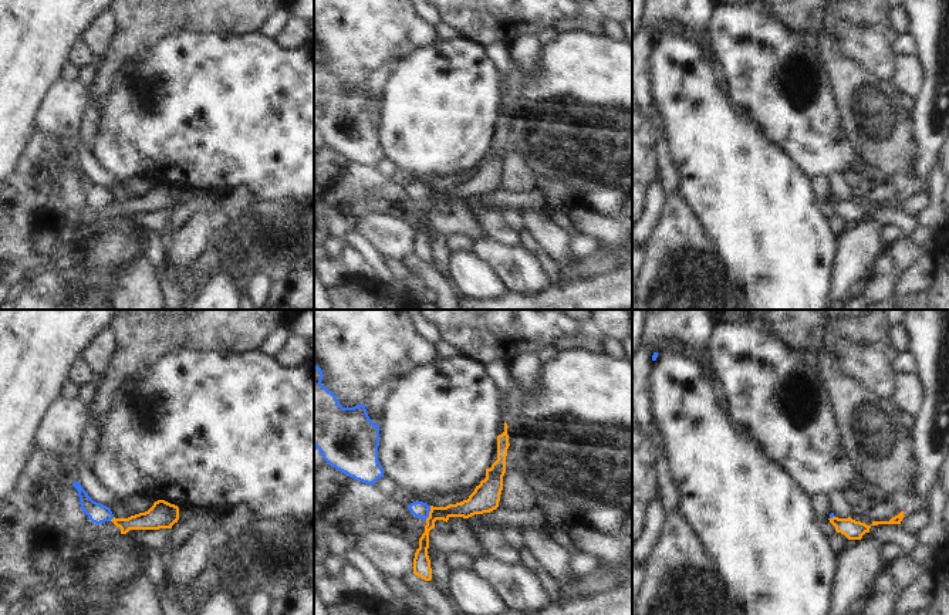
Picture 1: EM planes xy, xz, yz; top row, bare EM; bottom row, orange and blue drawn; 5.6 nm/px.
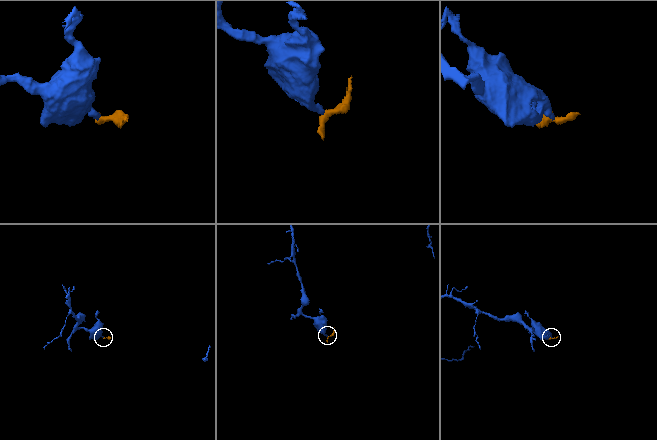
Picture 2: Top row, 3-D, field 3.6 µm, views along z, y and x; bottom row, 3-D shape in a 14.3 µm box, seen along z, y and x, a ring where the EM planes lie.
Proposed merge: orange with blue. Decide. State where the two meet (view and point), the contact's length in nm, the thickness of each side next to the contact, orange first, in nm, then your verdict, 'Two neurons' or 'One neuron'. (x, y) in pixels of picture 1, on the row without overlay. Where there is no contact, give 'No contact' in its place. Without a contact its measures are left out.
Touches orange at xz (429, 195). Shared border 90 nm. Thickness 100 nm (orange) against 90 nm. Two neurons

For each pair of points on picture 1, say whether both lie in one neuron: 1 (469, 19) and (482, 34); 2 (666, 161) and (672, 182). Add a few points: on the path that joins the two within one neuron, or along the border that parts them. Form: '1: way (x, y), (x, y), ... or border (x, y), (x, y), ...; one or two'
1: way (473, 23), (480, 30); one
2: way (668, 166), (669, 176); one

